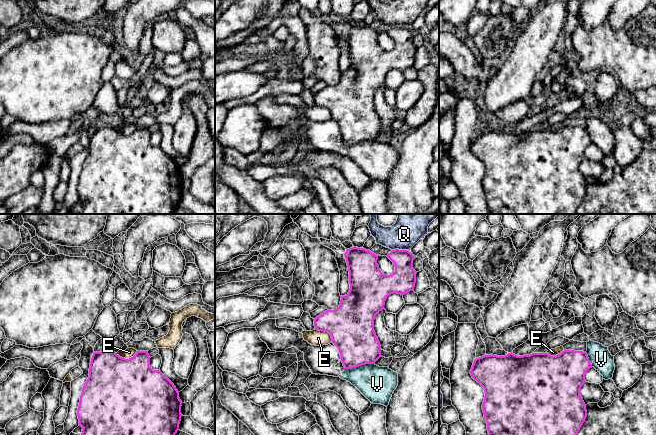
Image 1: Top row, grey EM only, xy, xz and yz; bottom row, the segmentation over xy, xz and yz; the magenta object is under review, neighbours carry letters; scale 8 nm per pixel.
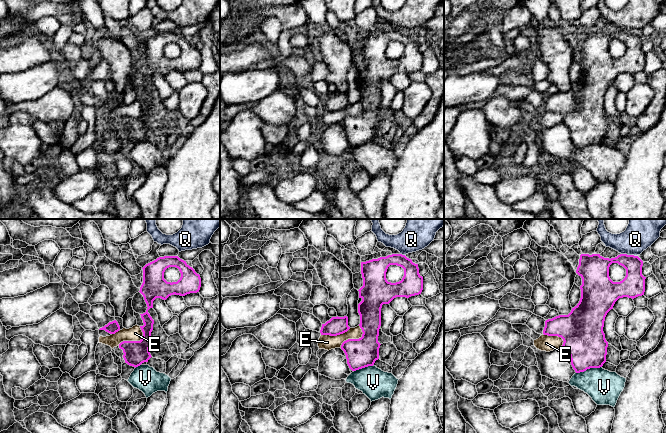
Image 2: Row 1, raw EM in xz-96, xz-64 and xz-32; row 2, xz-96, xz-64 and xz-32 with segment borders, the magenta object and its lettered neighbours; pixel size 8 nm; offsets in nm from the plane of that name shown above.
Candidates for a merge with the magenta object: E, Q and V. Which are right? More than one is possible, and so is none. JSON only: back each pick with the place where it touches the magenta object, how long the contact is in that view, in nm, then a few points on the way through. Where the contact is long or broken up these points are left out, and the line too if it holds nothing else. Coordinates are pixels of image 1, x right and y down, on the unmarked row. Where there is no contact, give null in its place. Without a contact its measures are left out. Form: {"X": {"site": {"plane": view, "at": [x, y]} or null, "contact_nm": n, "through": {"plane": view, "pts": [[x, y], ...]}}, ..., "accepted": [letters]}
{"accepted": []}

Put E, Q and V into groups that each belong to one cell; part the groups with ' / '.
E / Q / V

